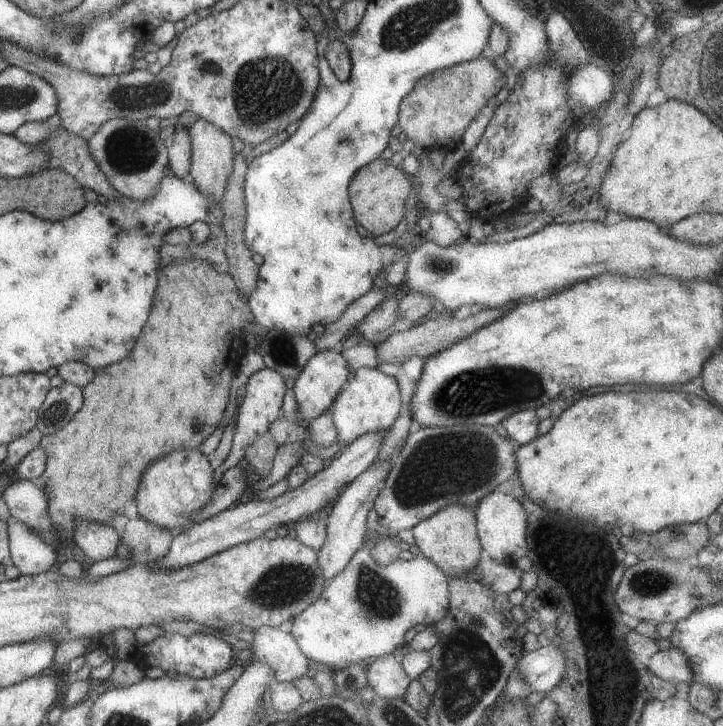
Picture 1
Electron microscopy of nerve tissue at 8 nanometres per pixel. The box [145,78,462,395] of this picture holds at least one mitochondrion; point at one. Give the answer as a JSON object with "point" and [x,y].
{"point":[282,351]}

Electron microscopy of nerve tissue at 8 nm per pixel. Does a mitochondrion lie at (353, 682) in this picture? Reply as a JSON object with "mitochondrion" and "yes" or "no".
{"mitochondrion":"yes"}

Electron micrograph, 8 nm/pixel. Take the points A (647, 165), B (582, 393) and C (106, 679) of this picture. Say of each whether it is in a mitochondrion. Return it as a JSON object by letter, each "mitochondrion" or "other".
{"A":"other","B":"other","C":"other"}

